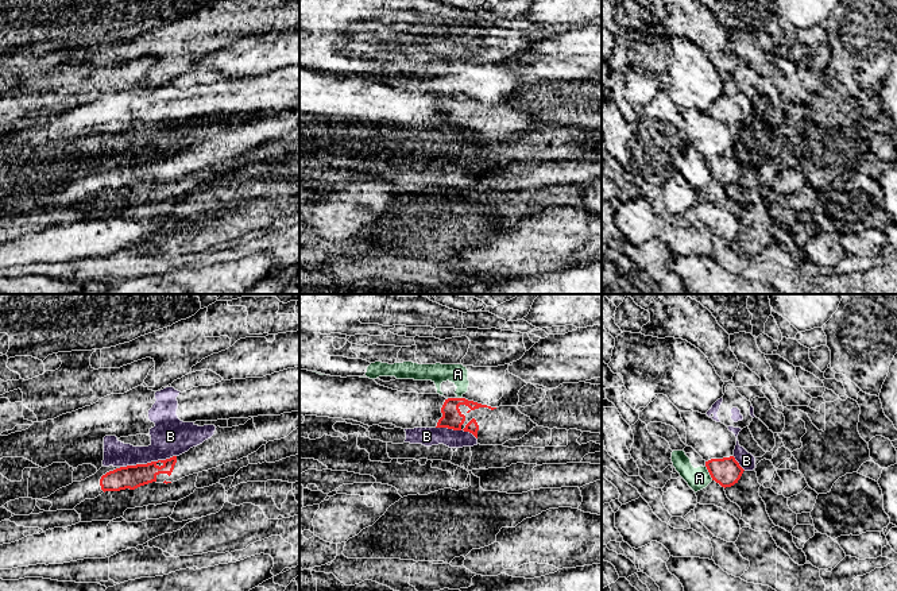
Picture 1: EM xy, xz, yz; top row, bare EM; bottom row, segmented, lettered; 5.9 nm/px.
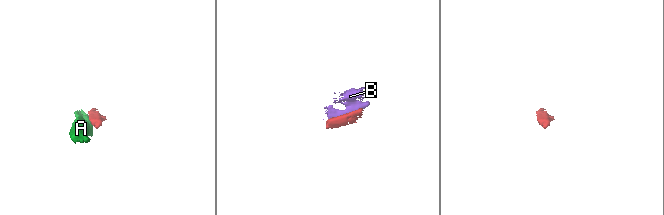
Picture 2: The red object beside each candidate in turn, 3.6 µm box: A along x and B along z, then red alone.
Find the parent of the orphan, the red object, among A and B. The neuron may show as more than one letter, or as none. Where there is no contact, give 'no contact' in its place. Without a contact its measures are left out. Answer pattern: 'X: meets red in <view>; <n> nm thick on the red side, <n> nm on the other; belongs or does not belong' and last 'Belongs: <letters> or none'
A: meets red in yz; 170 nm thick on the red side, 130 nm on the other; does not belong
B: meets red in xy; 140 nm thick on the red side, 240 nm on the other; does not belong
Belongs: none

